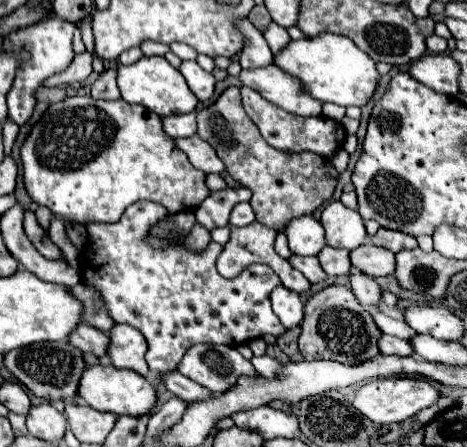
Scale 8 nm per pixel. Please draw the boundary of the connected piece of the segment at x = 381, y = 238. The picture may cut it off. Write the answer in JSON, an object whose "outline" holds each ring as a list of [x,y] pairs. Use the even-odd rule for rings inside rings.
{"outline":[[[377,229],[377,233],[373,237],[369,237],[369,243],[377,245],[377,247],[385,247],[393,253],[399,253],[401,249],[415,249],[417,247],[417,239],[409,237],[407,233],[401,231],[393,231],[393,229]]]}

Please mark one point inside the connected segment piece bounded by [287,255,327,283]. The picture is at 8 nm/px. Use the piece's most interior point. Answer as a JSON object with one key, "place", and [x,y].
{"place":[309,266]}

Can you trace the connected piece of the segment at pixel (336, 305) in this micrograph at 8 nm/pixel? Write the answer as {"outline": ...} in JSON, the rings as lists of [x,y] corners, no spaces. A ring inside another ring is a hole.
{"outline":[[[329,285],[317,291],[305,303],[305,319],[301,323],[299,351],[307,361],[313,359],[333,359],[347,365],[369,361],[379,355],[377,339],[381,331],[375,325],[369,311],[365,311],[353,291],[347,285]]]}

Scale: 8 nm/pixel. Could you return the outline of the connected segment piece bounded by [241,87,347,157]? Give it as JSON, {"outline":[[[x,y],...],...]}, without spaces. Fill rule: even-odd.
{"outline":[[[241,87],[241,101],[245,107],[245,113],[249,115],[249,119],[259,127],[263,139],[279,149],[279,151],[287,151],[287,153],[303,153],[303,151],[311,151],[317,153],[321,157],[331,157],[345,141],[345,127],[329,117],[299,117],[299,115],[291,115],[285,109],[281,109],[279,105],[271,105],[267,99],[263,99],[257,91]]]}

